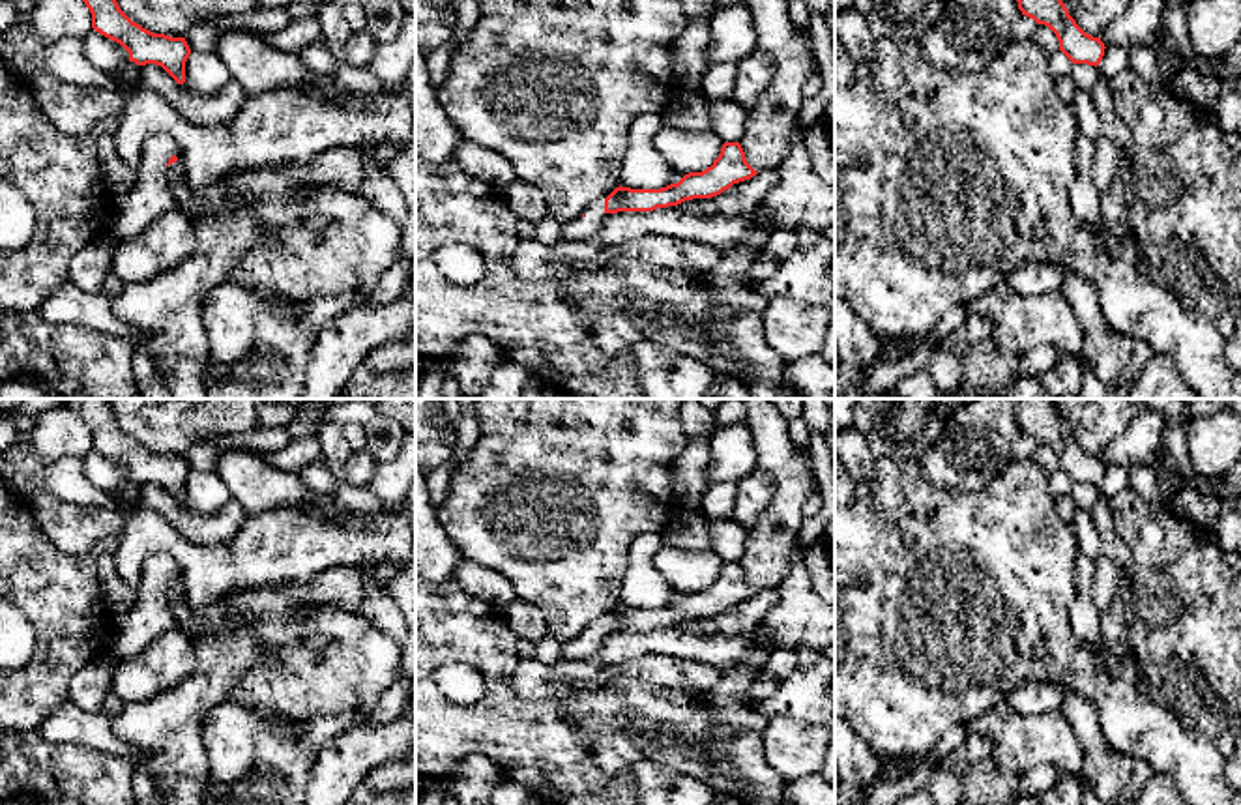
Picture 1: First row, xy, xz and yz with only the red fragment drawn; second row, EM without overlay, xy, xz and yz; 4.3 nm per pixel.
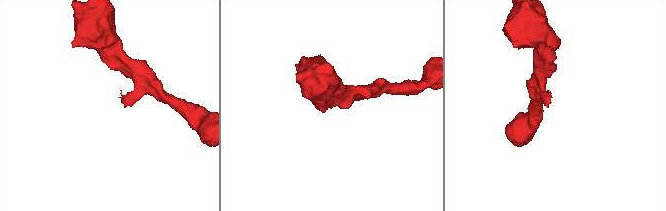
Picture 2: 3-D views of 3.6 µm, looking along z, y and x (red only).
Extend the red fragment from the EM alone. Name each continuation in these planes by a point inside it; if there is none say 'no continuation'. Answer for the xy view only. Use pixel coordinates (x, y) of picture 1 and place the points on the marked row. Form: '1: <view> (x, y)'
1: xy (137, 210)

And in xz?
1: xz (581, 227)

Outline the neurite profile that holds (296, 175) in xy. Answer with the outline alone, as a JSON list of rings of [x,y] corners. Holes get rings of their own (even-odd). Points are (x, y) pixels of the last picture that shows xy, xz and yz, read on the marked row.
[[[285,163],[264,168],[275,172],[281,180],[286,180],[296,189],[301,189],[311,182],[311,172],[307,163]]]

